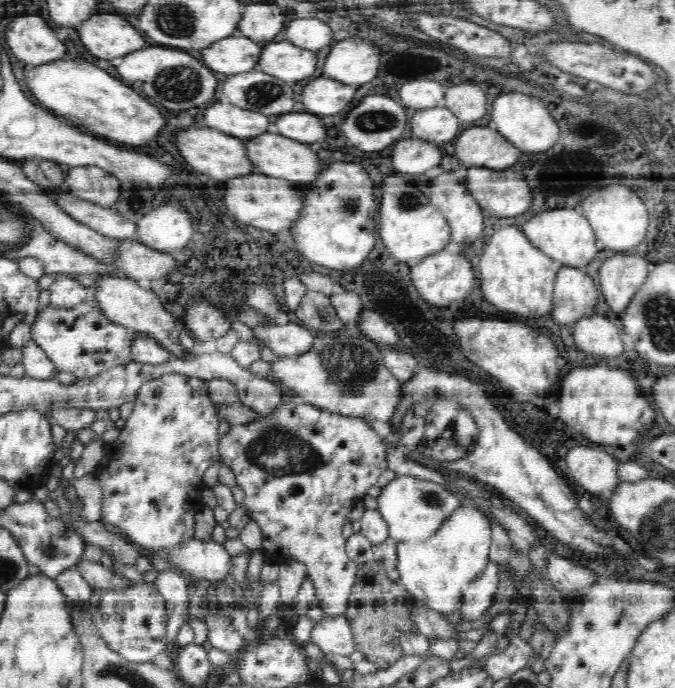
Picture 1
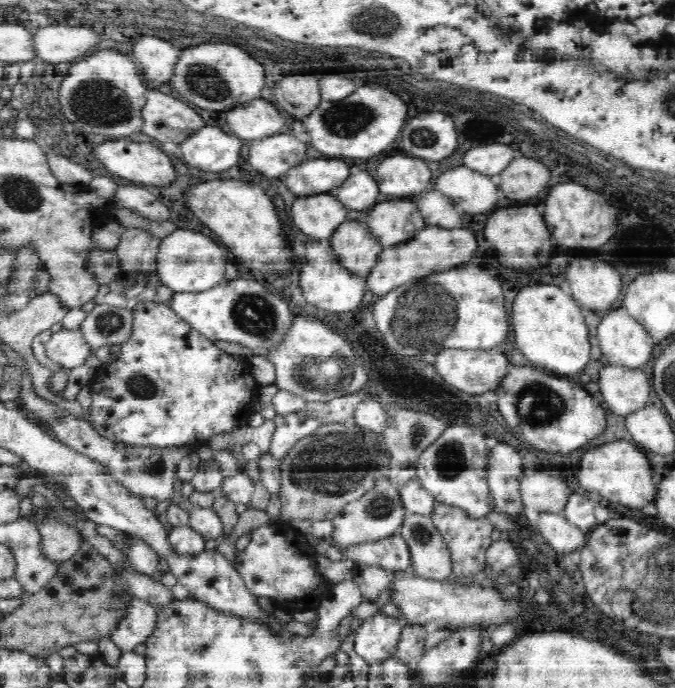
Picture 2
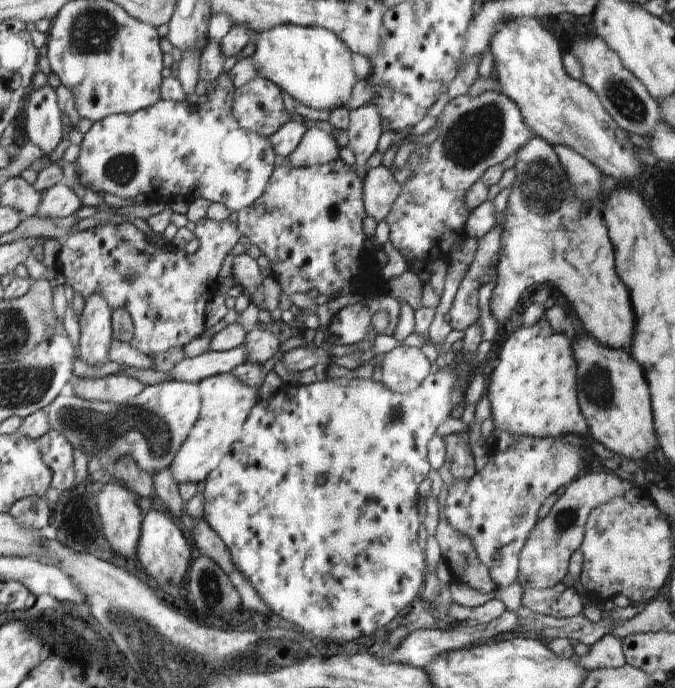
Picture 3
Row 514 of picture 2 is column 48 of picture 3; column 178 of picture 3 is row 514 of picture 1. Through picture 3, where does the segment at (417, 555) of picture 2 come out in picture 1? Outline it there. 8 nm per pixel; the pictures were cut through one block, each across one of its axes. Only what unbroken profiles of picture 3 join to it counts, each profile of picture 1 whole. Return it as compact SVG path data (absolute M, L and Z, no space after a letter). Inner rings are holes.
M396 475L386 486L380 490L377 496L378 512L384 517L389 528L389 537L394 541L410 541L410 543L423 543L429 539L439 528L443 526L443 520L447 519L455 508L463 506L462 501L456 493L449 491L446 487L438 483L424 479L408 476Z

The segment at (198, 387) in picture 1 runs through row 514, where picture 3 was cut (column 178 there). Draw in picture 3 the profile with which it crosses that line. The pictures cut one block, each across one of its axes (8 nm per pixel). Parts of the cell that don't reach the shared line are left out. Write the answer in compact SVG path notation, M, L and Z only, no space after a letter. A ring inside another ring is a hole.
M222 73L214 80L215 88L208 91L197 105L159 99L149 108L131 114L112 114L92 124L92 128L84 134L80 154L74 164L78 182L88 190L120 198L133 199L145 194L148 201L162 202L163 206L176 196L182 196L188 203L196 198L222 203L232 214L250 206L264 194L279 159L270 138L240 128L238 118L232 116L235 99L233 82L227 73Z

